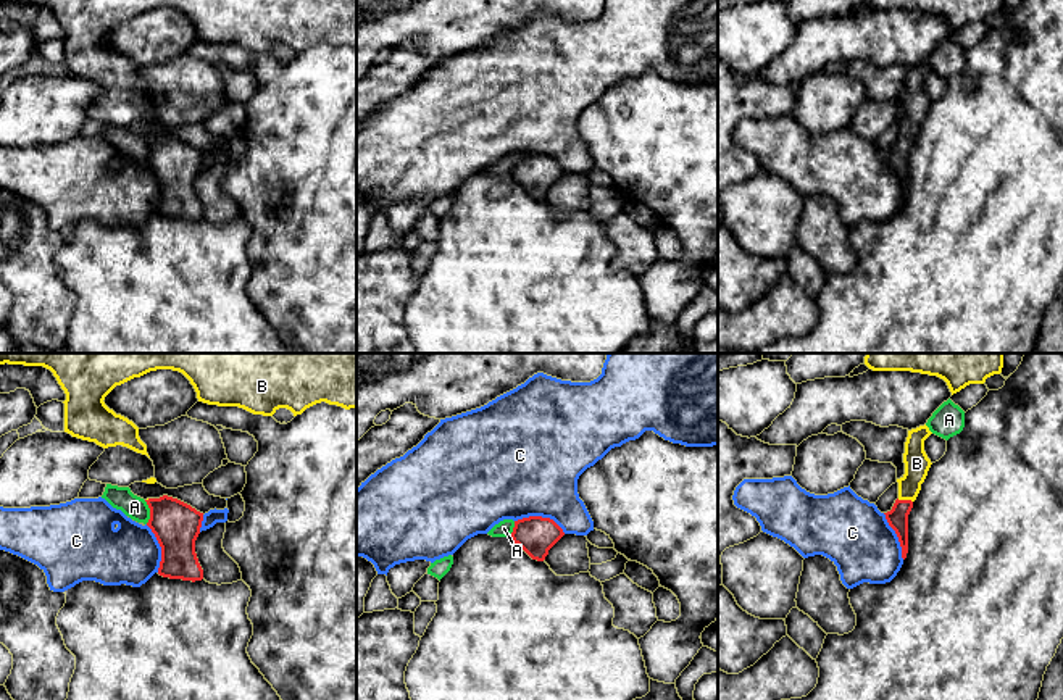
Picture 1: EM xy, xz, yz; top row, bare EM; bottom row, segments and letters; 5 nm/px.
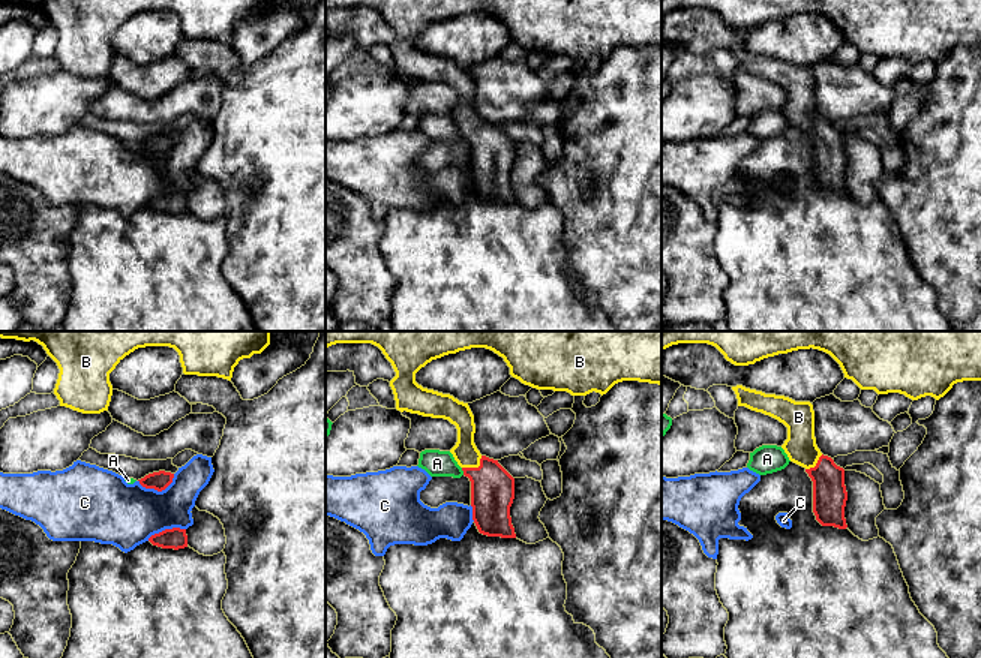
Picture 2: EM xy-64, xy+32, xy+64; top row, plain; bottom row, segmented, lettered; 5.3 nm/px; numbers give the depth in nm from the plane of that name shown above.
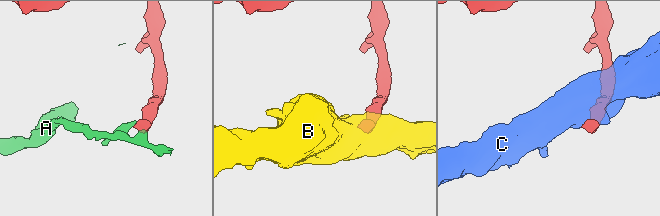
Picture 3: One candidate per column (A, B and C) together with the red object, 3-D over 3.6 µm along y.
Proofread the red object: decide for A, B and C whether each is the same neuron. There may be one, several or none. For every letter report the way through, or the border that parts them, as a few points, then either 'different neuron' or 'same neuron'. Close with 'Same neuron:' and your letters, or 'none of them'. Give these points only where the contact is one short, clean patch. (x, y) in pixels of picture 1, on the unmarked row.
A: border along xy (144, 139), (149, 147), (147, 162); different neuron
B: runs through yz (897, 157), (905, 139), (917, 102); same neuron
C: different neuron
Same neuron: B

